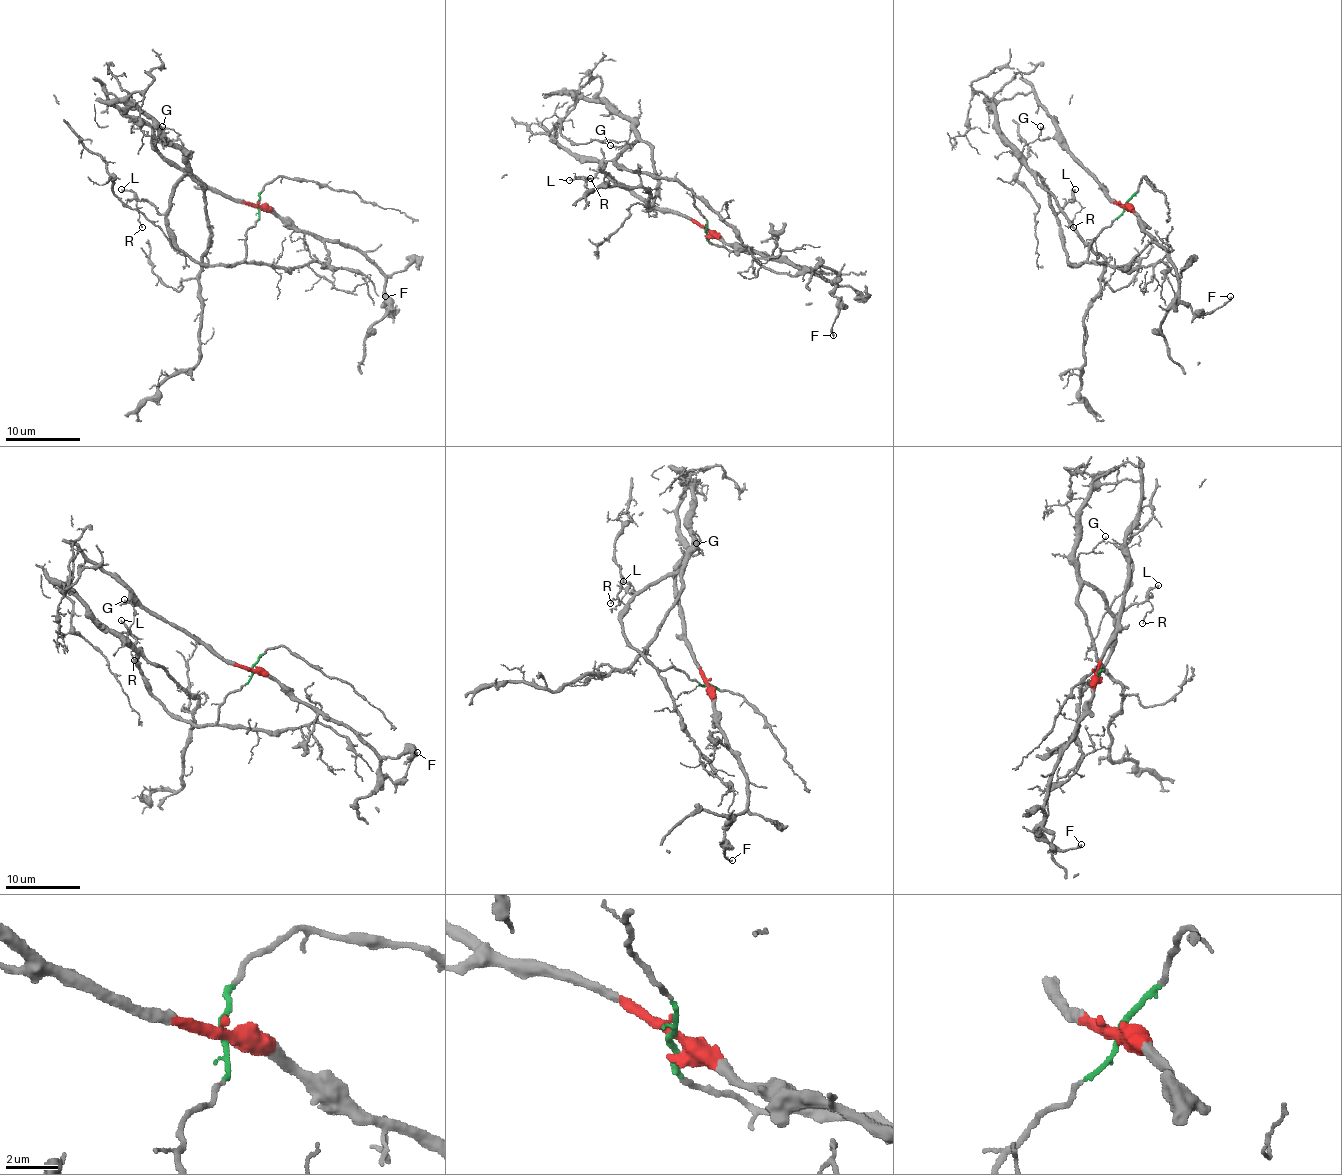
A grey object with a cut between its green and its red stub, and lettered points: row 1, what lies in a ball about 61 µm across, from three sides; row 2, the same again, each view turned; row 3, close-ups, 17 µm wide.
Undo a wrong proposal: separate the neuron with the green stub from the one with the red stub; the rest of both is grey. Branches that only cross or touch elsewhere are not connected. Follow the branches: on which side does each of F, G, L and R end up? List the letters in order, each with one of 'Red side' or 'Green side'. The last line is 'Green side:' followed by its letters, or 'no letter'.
F: Red side
G: Green side
L: Green side
R: Green side
Green side: G, L, R

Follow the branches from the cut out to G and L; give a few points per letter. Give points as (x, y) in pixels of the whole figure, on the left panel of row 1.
G: (257, 206), (242, 260), (191, 260), (167, 215), (172, 185), (187, 170), (184, 146), (161, 127)
L: (257, 206), (259, 221), (246, 234), (246, 256), (212, 264), (191, 260), (161, 213), (122, 189)

